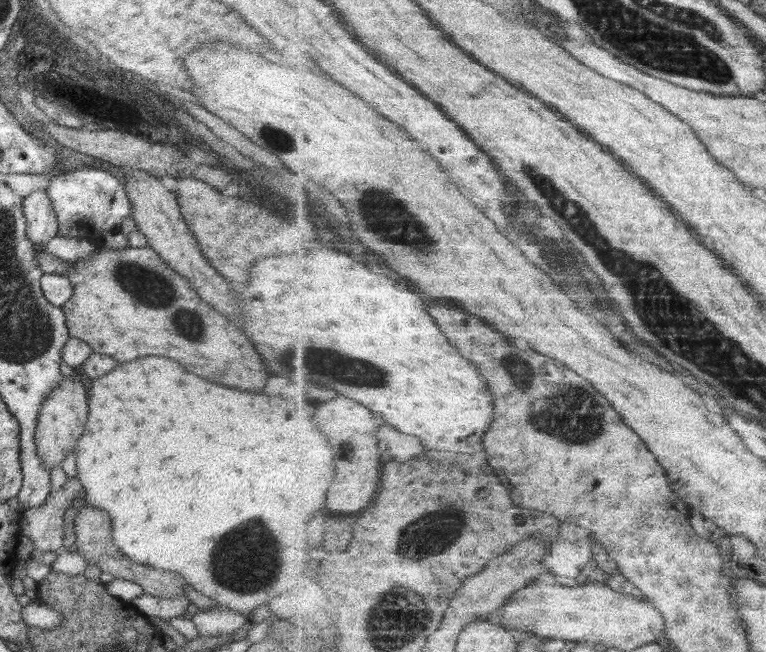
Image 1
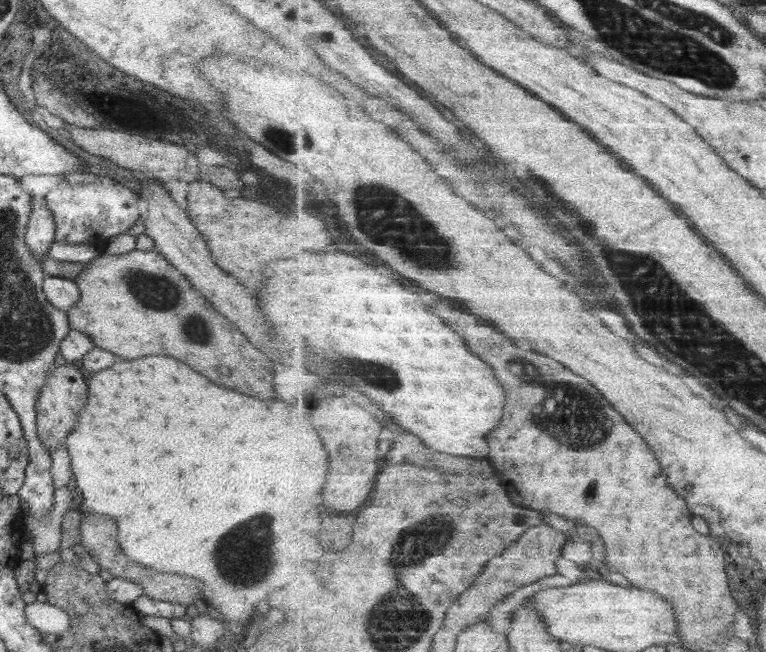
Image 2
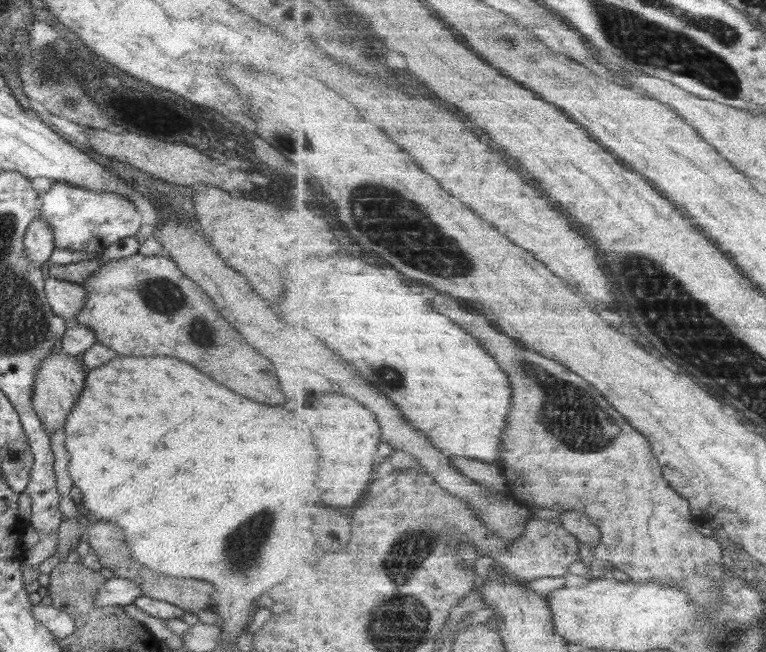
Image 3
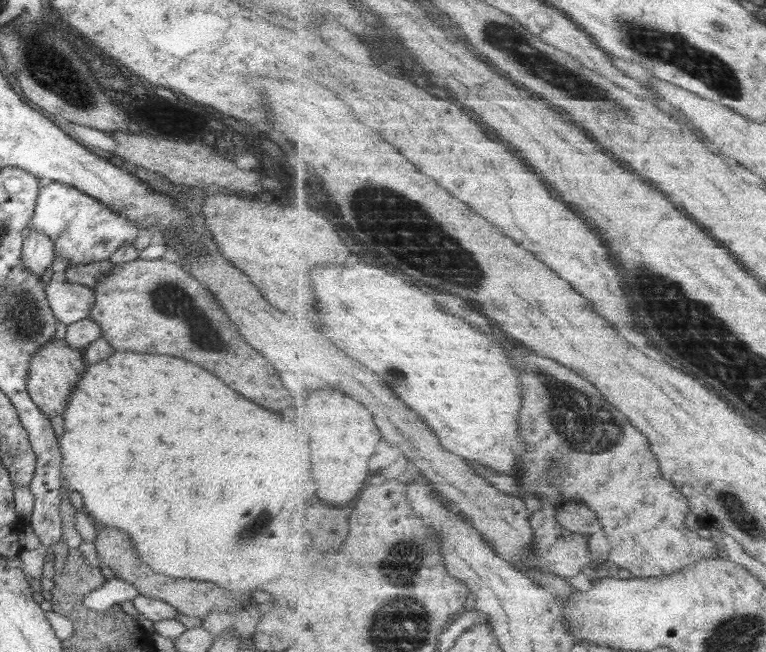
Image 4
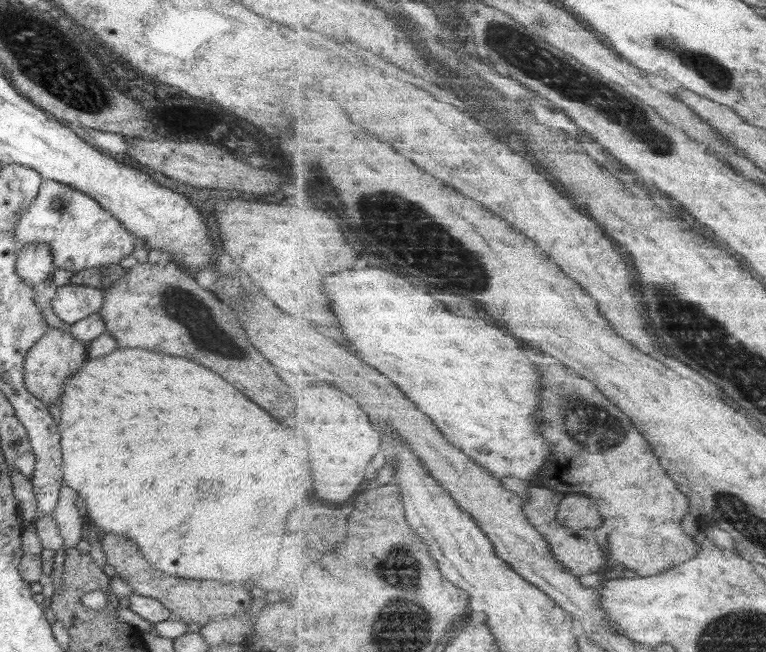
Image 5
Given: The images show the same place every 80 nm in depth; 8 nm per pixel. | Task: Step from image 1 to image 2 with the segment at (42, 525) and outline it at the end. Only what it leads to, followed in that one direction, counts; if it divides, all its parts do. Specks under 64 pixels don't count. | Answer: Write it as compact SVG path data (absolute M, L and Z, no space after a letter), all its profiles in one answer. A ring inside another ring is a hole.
M65 486L55 490L52 505L41 520L35 520L30 514L25 516L23 530L31 536L34 554L57 551L61 542L61 520L68 508L74 508L76 503L77 498Z

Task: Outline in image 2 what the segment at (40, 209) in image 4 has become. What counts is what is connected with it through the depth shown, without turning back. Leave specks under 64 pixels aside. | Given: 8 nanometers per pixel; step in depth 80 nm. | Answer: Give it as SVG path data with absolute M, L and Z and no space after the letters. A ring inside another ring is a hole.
M96 175L61 180L45 196L45 206L51 211L56 224L54 240L64 243L88 243L93 246L97 240L107 240L111 236L123 234L139 218L135 193L114 182L104 186Z

